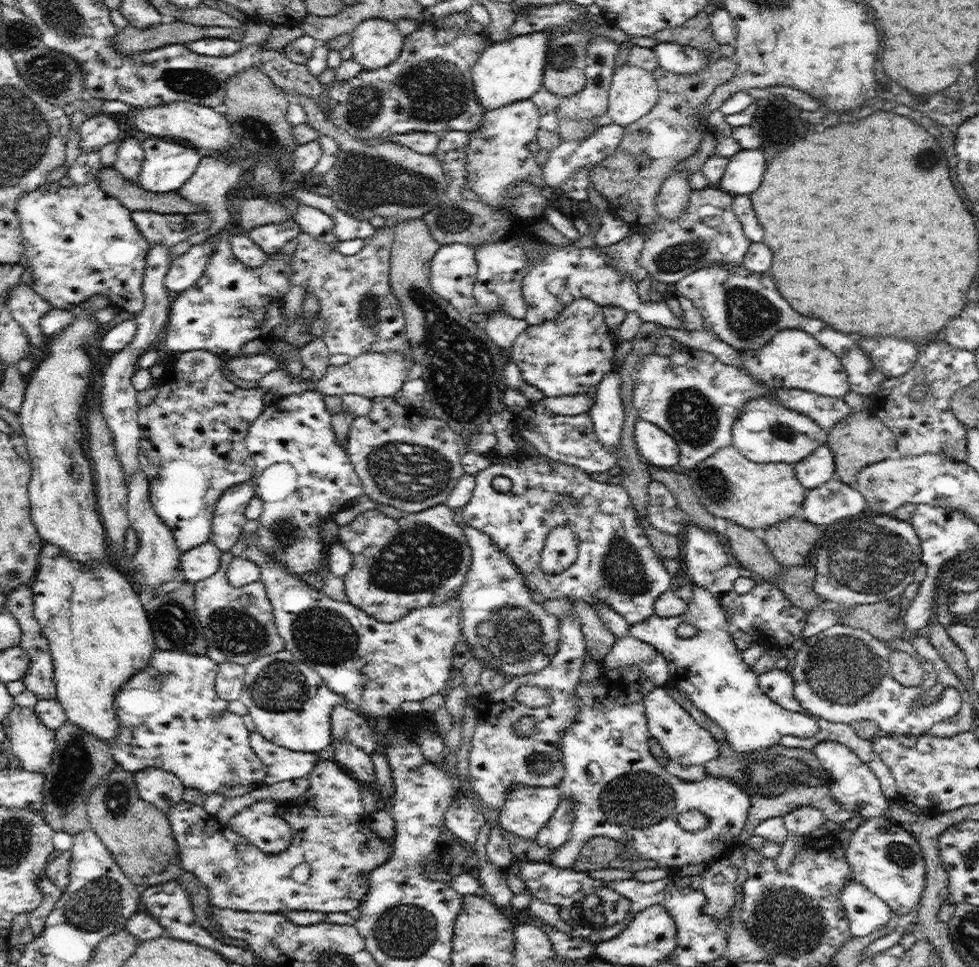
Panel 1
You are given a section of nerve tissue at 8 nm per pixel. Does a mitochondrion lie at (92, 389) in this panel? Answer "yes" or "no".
no

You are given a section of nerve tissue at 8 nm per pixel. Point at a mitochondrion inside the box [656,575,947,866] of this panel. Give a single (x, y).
(843, 668)

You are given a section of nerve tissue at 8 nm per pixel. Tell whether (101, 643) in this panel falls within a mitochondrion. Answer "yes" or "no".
no

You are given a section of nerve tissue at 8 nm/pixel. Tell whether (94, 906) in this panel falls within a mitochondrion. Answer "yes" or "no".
yes

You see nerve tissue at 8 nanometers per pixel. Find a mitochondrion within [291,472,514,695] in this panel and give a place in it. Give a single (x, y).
(419, 558)

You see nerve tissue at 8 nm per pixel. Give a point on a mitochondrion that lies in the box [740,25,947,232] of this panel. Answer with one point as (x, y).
(924, 167)

